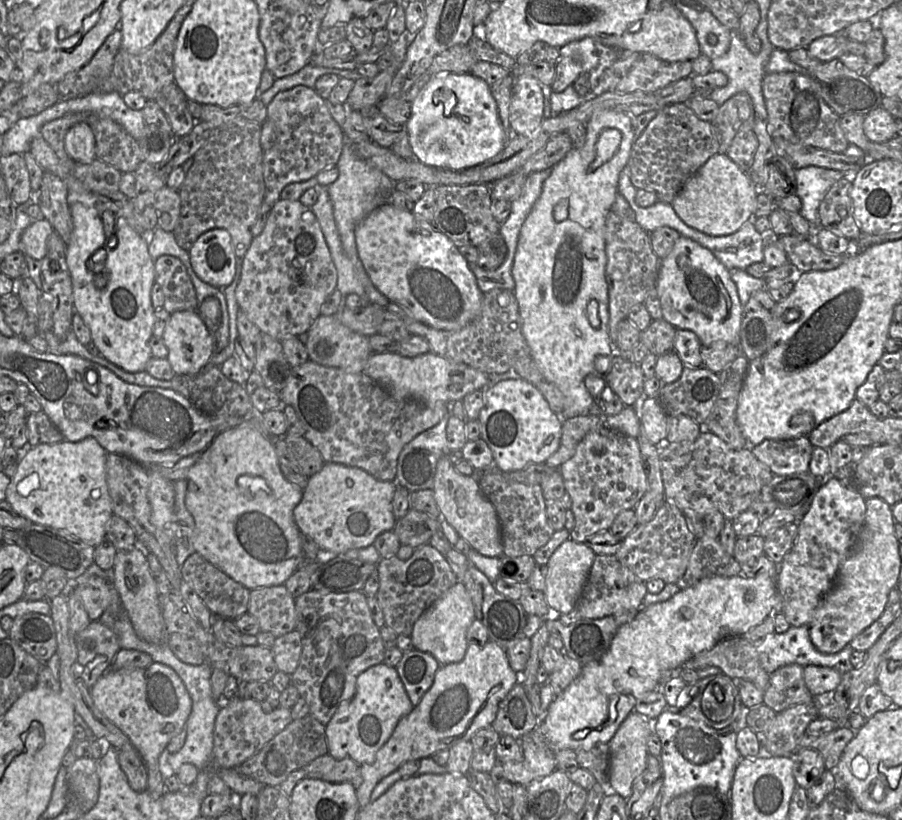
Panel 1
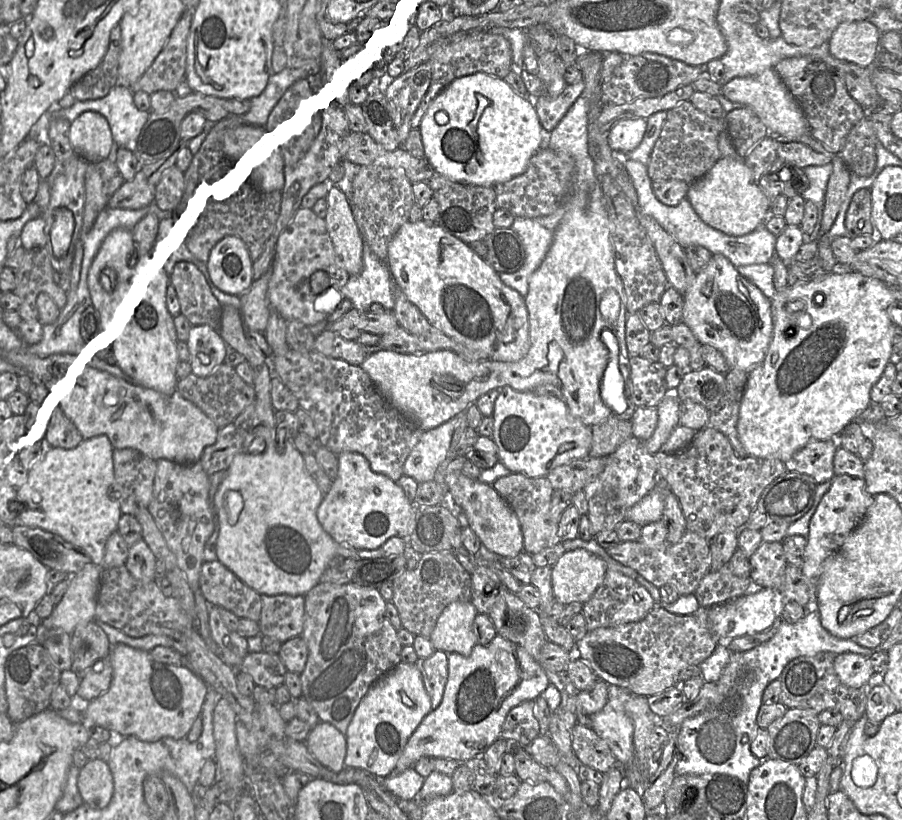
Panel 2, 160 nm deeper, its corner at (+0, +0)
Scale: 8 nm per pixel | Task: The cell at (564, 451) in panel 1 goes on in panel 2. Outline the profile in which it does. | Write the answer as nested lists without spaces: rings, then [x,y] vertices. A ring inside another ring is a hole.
[[[610,415],[603,422],[591,427],[592,445],[590,457],[609,456],[616,448],[632,435],[632,424],[630,420]]]

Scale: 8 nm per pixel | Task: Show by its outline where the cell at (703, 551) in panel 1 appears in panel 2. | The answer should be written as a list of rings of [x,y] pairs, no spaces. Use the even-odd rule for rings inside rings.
[[[725,564],[718,571],[710,571],[694,595],[701,607],[711,608],[750,593],[755,590],[755,586],[750,578],[735,576]]]

